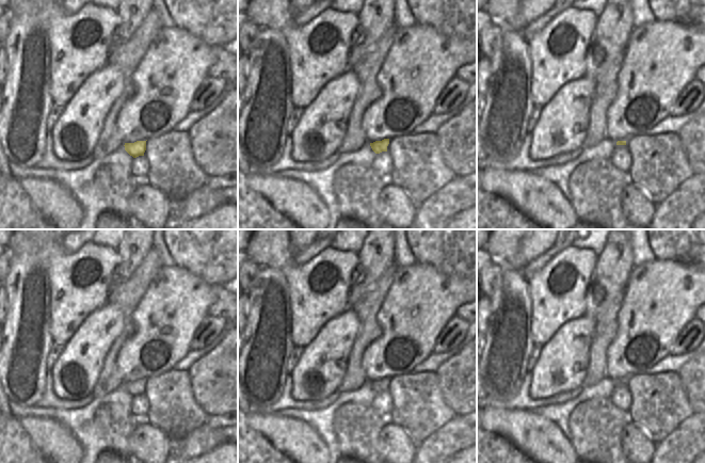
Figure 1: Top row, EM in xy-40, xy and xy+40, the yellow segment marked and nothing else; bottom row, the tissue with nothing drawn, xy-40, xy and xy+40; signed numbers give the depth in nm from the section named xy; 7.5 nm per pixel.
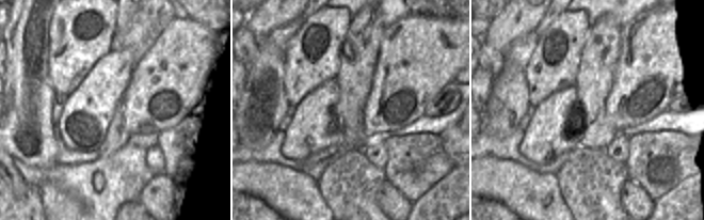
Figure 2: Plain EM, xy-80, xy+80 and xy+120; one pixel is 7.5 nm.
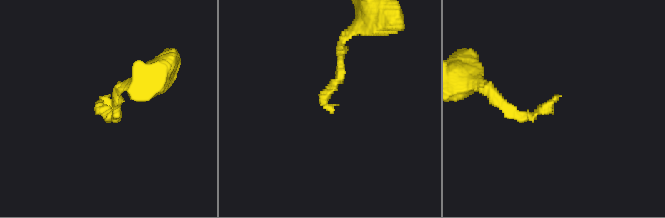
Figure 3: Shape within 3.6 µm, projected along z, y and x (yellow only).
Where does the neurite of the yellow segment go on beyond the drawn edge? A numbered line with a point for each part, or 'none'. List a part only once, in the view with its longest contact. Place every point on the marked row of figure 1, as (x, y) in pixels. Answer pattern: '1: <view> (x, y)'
1: xy-40 (140, 166).

